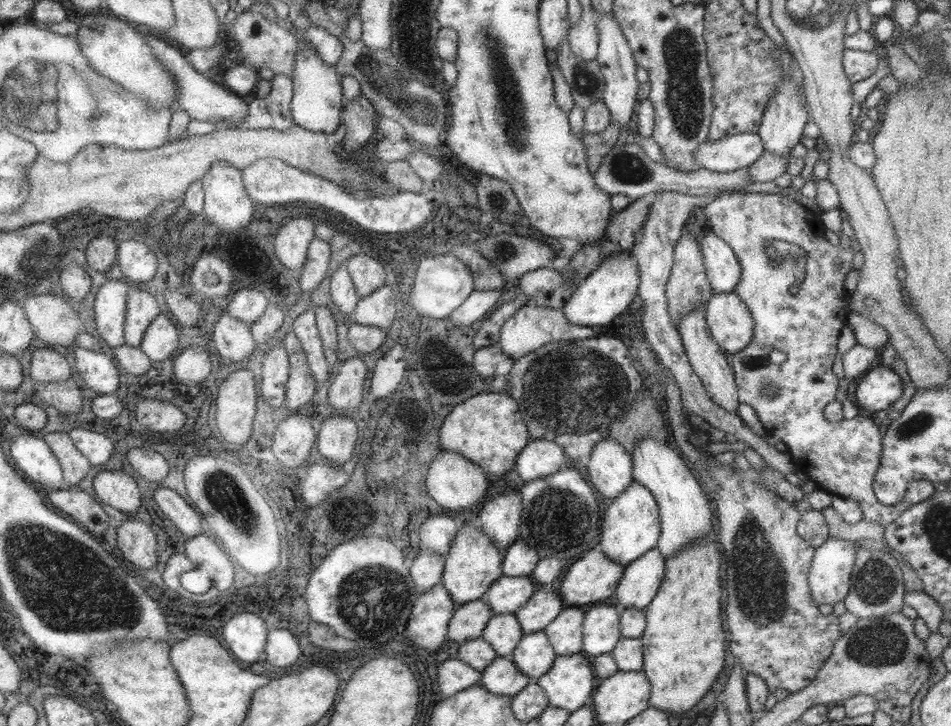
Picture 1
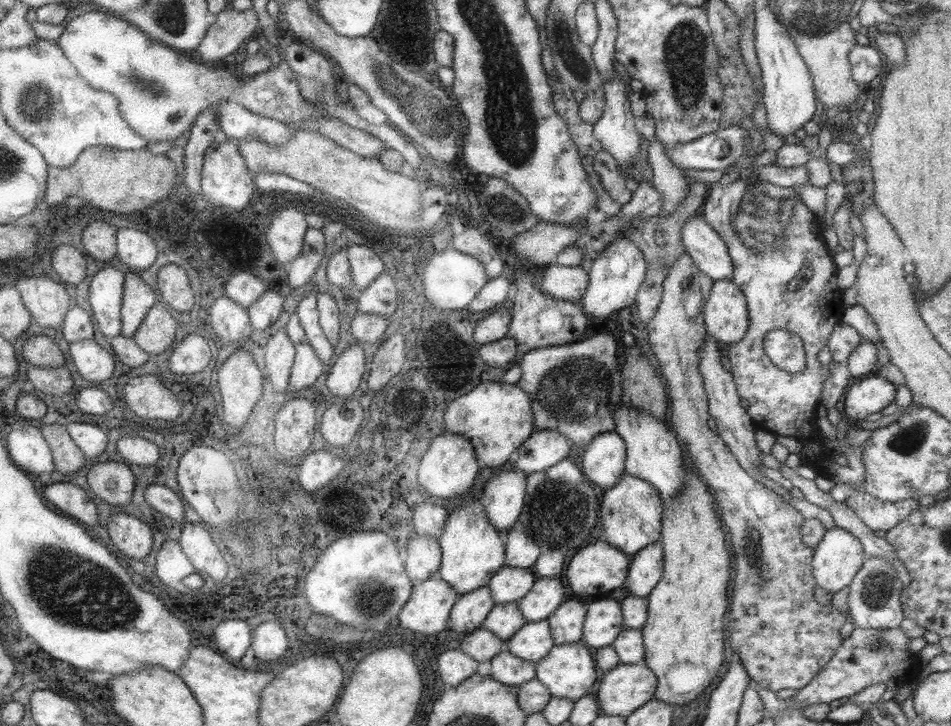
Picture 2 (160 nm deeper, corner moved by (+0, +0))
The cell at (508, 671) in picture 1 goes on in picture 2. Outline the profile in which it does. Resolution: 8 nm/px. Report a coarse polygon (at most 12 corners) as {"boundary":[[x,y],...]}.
{"boundary":[[504,648],[493,656],[487,675],[502,685],[535,678],[535,663]]}

